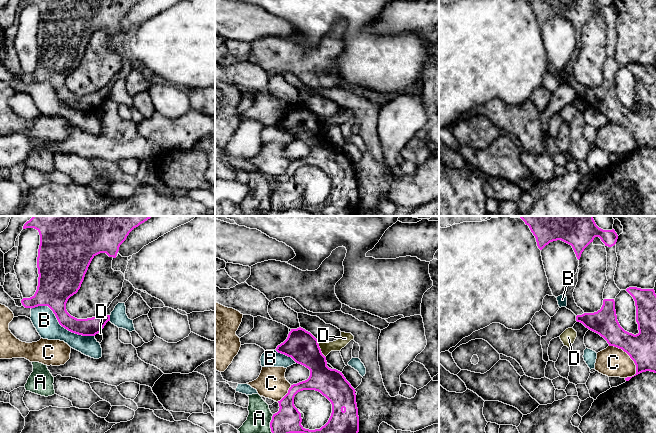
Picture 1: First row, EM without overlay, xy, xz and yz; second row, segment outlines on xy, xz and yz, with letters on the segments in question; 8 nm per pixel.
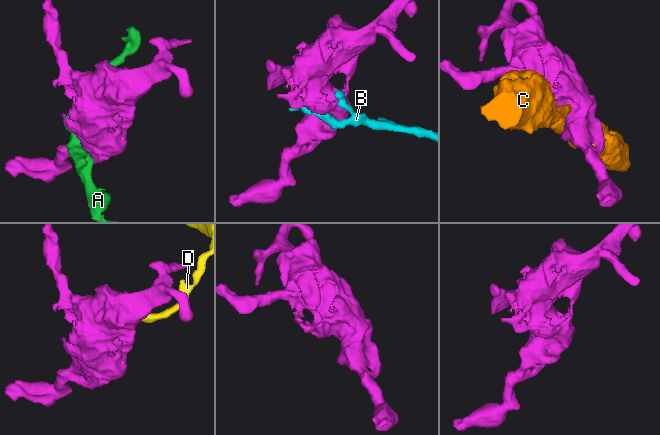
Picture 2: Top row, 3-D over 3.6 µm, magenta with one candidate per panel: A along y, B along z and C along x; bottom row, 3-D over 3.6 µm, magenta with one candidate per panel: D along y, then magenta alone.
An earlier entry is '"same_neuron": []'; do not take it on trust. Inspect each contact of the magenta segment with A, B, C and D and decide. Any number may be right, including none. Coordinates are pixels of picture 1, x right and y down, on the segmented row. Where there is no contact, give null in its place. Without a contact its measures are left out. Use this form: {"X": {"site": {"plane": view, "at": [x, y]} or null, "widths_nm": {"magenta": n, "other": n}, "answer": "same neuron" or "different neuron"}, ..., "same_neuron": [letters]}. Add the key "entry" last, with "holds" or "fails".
{"A": {"site": {"plane": "xz", "at": [270, 423]}, "widths_nm": {"magenta": 220, "other": 190}, "answer": "different neuron"}, "B": {"site": {"plane": "xy", "at": [60, 324]}, "widths_nm": {"magenta": 220, "other": 190}, "answer": "different neuron"}, "C": {"site": {"plane": "yz", "at": [629, 355]}, "widths_nm": {"magenta": 240, "other": 240}, "answer": "different neuron"}, "D": {"site": {"plane": "xz", "at": [320, 350]}, "widths_nm": {"magenta": 240, "other": 90}, "answer": "different neuron"}, "same_neuron": [], "entry": "holds"}

